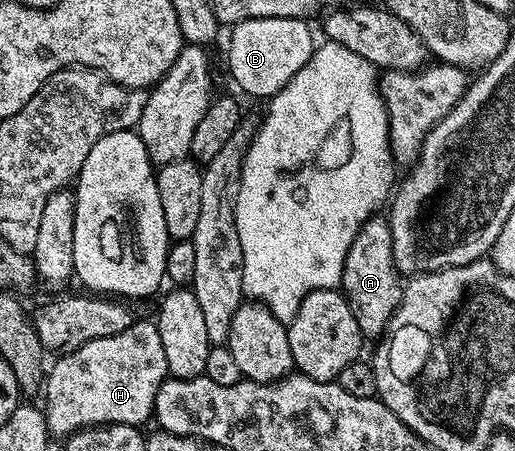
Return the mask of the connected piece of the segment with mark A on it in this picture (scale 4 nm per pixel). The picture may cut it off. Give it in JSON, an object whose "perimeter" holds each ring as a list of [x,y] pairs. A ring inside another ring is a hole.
{"perimeter":[[[378,214],[362,226],[359,234],[355,234],[351,250],[347,250],[347,258],[343,262],[339,285],[345,301],[351,306],[351,314],[355,314],[355,322],[359,322],[362,337],[380,337],[386,331],[389,319],[401,305],[403,288],[400,283],[397,285],[397,280],[399,273],[393,265],[389,222],[384,215]]]}

